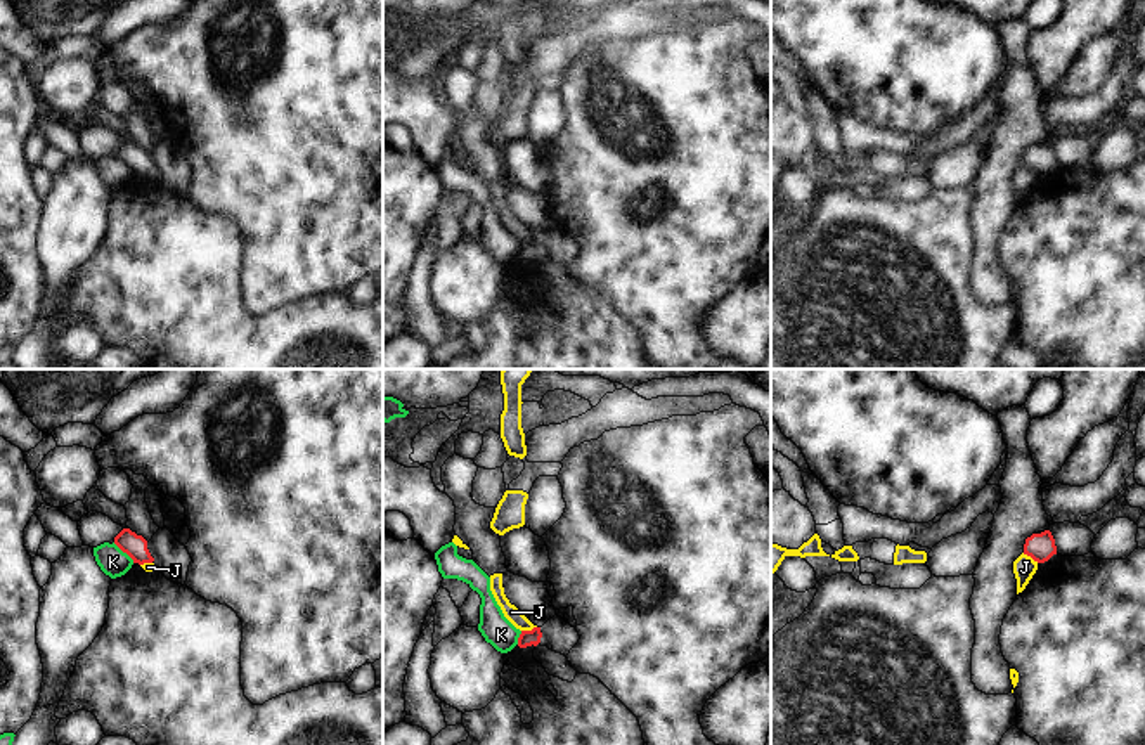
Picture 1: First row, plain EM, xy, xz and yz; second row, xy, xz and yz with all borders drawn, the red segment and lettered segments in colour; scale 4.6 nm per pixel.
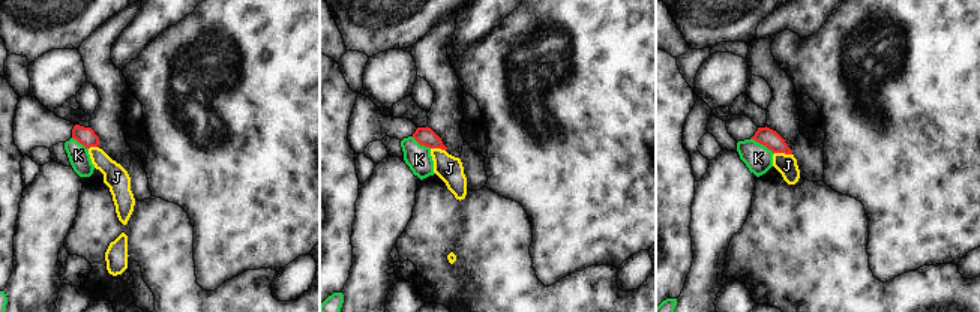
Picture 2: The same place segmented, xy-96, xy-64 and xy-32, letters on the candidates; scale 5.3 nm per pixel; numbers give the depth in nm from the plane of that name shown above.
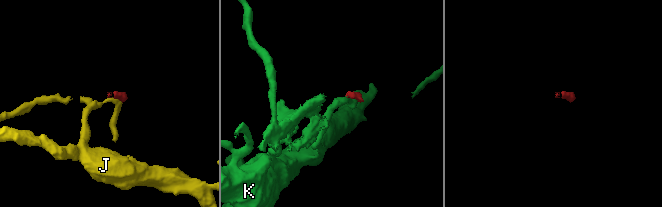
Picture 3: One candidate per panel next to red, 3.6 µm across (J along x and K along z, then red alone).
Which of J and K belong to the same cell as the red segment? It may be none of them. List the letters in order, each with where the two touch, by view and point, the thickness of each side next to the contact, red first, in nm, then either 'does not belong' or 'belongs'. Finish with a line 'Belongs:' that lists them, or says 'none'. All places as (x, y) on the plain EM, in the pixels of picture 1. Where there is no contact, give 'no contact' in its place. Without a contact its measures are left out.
J: contact xz (529, 243); calibres 80 and 70 nm; does not belong
K: contact xy (123, 163); calibres 110 and 140 nm; does not belong
Belongs: none

